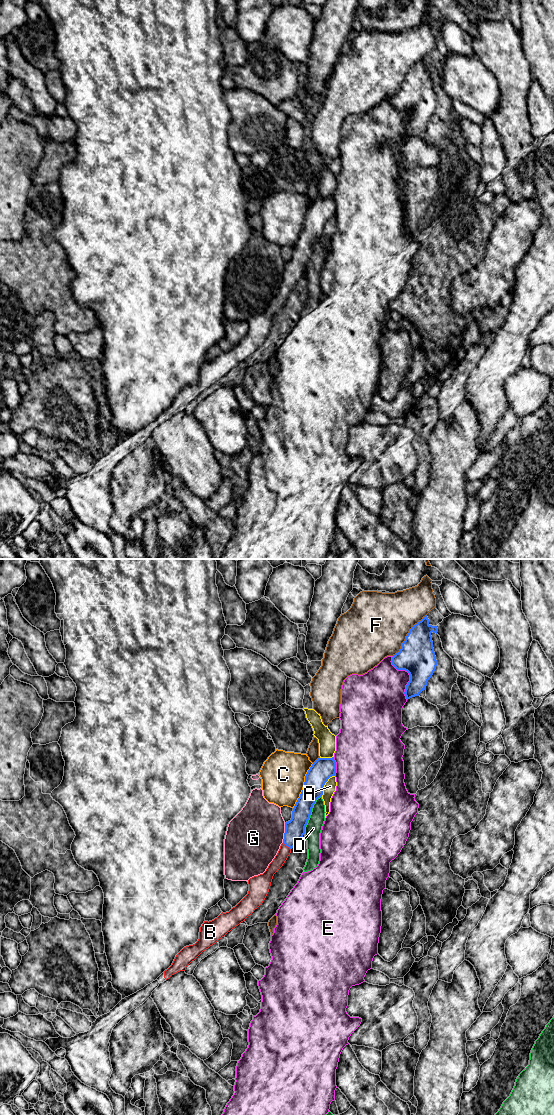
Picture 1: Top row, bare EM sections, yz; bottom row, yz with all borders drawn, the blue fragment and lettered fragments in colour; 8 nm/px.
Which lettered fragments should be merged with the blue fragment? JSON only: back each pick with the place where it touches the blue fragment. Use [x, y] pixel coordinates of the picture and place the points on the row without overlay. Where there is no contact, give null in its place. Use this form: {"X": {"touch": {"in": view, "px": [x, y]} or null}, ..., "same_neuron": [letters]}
{"B": {"touch": {"in": "yz", "px": [287, 286]}}, "same_neuron": ["B"]}

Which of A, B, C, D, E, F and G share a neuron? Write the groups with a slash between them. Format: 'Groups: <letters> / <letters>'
Groups: A / B / C / D / E / F / G

